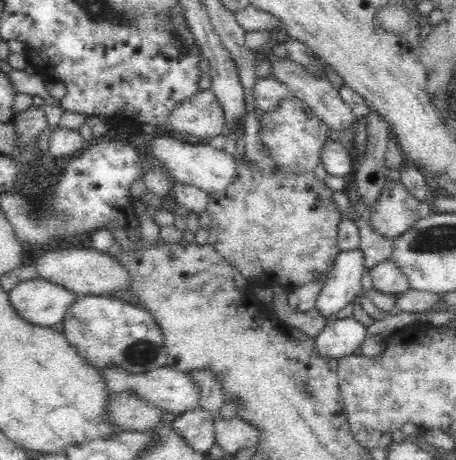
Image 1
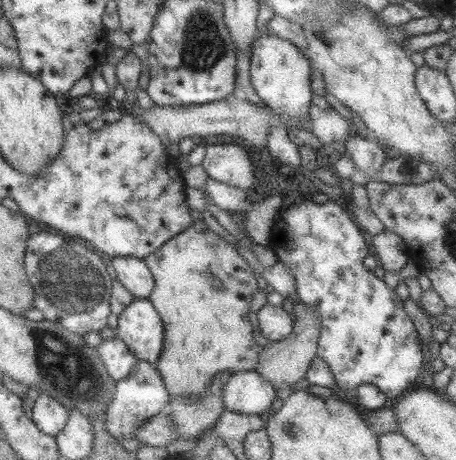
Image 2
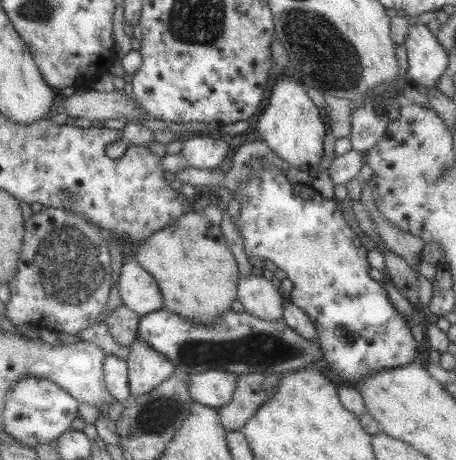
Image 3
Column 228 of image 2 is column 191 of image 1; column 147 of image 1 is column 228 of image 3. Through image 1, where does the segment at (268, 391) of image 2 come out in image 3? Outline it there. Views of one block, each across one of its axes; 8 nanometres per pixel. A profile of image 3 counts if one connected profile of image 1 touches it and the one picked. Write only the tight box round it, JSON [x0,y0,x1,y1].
[189,370,239,410]

